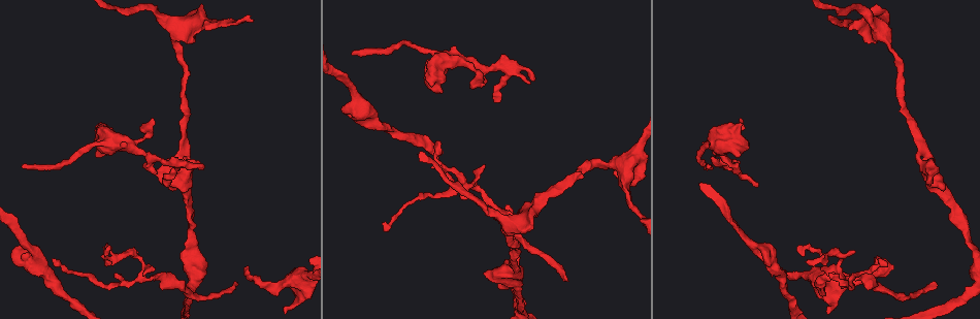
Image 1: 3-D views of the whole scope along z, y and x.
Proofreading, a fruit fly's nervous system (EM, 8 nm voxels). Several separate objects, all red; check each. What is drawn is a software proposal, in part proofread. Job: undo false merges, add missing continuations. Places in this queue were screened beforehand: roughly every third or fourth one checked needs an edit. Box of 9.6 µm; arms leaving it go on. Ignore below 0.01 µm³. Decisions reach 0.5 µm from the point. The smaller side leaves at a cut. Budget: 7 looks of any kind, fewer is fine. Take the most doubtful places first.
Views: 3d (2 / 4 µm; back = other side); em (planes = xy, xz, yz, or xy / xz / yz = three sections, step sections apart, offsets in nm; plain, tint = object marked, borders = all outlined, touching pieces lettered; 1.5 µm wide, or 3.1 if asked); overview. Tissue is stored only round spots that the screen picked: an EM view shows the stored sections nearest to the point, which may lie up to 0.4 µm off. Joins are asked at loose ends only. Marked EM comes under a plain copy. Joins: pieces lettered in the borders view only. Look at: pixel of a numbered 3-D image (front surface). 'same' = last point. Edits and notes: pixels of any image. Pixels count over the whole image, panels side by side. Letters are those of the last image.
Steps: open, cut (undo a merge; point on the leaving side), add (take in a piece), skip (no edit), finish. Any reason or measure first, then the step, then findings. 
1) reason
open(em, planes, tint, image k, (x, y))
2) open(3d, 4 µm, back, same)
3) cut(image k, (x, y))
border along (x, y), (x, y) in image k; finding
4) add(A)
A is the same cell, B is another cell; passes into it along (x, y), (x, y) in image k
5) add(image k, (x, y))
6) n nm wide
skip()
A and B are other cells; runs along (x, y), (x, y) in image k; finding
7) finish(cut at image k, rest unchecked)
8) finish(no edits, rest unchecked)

end of a long branch
open(em, planes, borders, image 1, (938, 285))

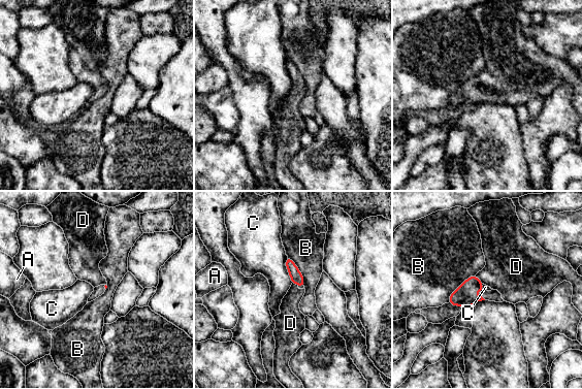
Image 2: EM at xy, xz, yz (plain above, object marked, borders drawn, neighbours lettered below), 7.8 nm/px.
add(D)
D is the same cell, A, B and C are other cells; it goes on there

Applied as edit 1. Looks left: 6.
thick end
open(em, yz, step 4, borders, image 1, (741, 123))

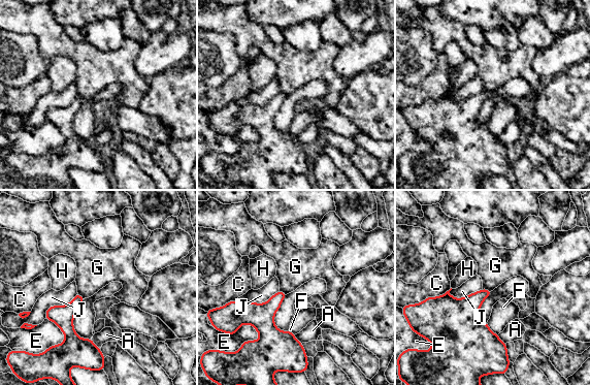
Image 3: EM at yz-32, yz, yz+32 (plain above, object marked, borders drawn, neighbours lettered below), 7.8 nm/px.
cut it another way
open(em, xy, step 4, borders, same)

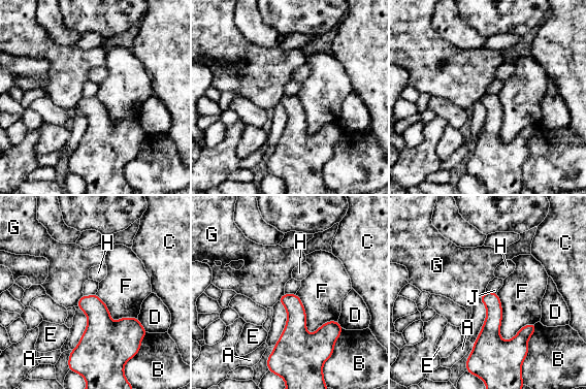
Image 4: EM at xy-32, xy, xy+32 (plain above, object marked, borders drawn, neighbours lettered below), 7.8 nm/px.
F touches over 380 nm
skip()
A, B, C, D, E, F, G, H and J are other cells; none of them fits

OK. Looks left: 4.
branch stops here
open(em, yz, step 4, borders, image 1, (245, 266))

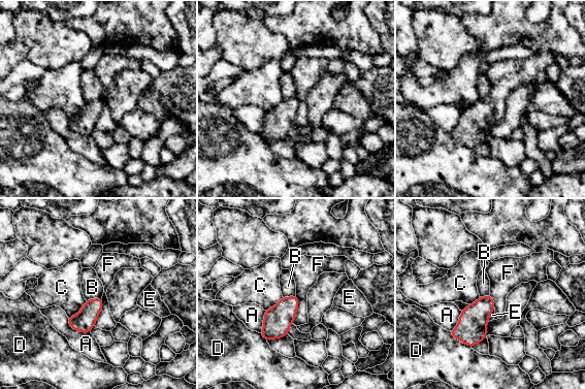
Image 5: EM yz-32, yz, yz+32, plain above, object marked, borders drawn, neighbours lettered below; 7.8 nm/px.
open(em, planes, borders, same)

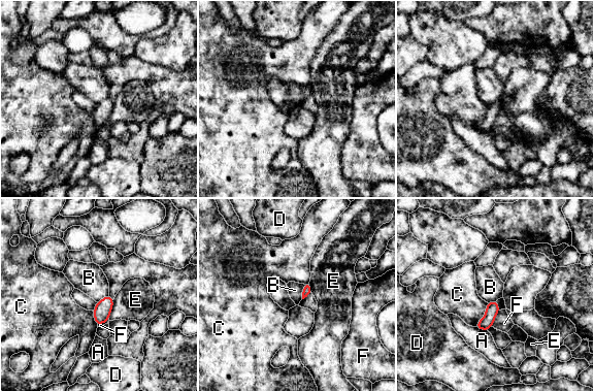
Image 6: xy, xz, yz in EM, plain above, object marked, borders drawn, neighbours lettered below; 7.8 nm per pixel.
skip()
A, B, C, D, E and F are other cells; border along (303, 284), (301, 298) in image 6; none of them fits

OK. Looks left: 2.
finish(add at image 2, rest unchecked)

